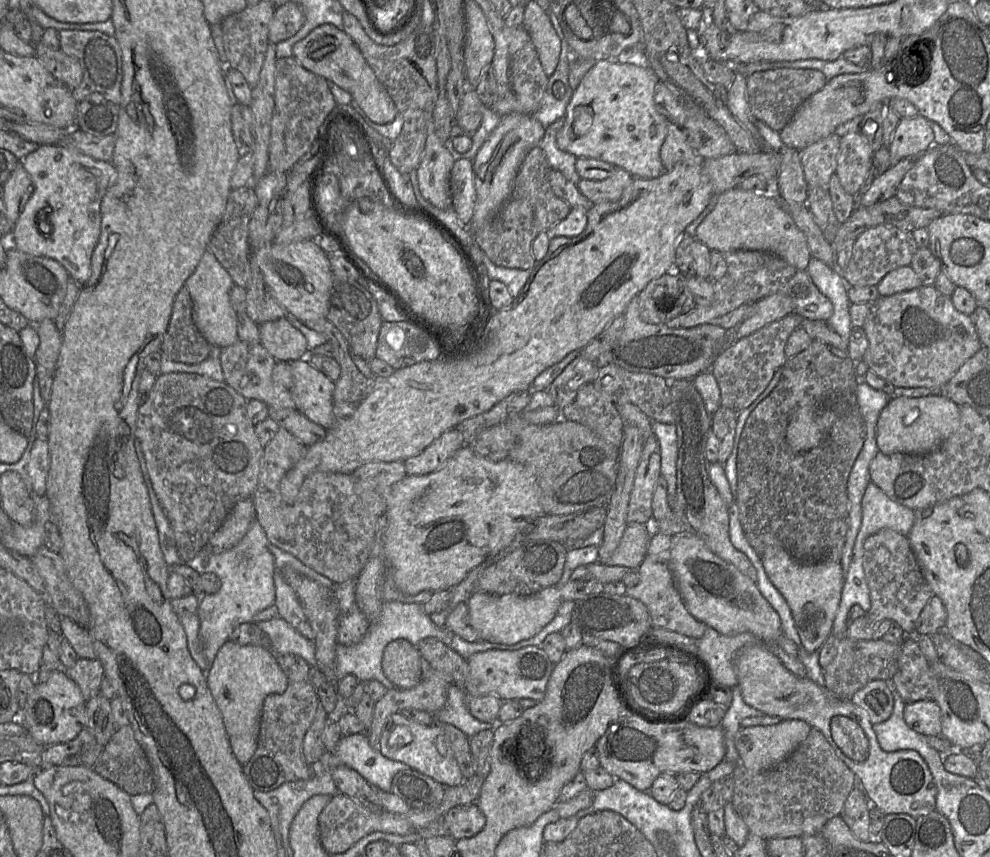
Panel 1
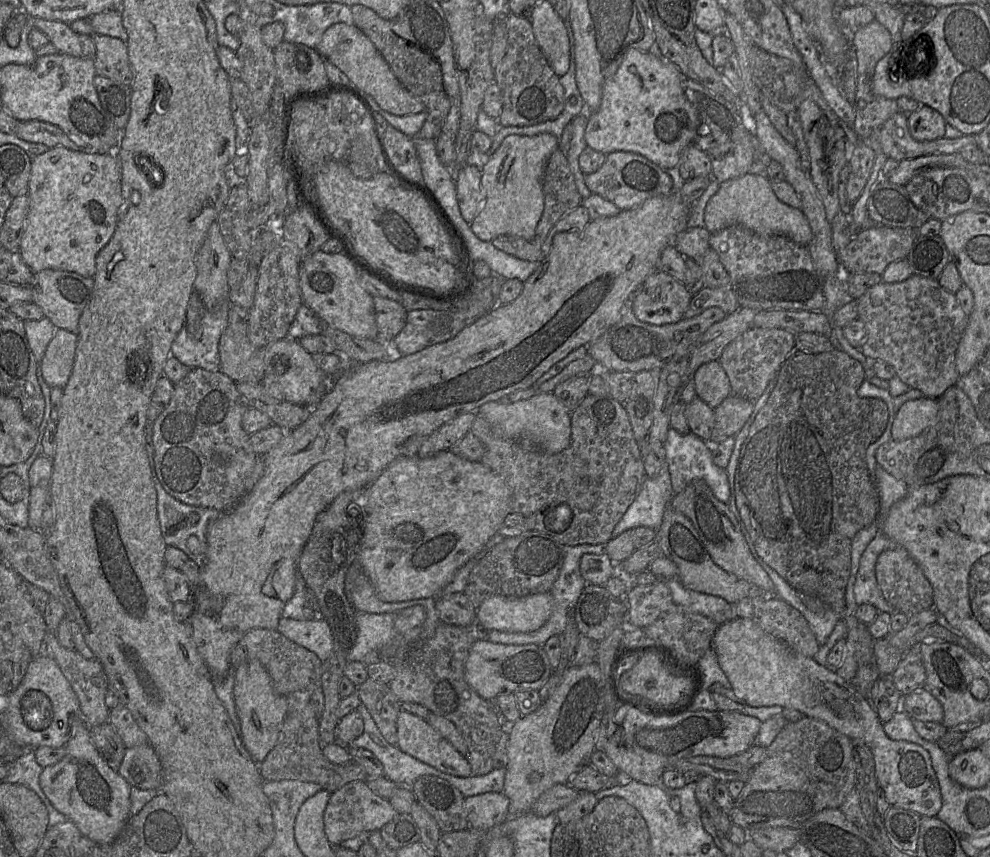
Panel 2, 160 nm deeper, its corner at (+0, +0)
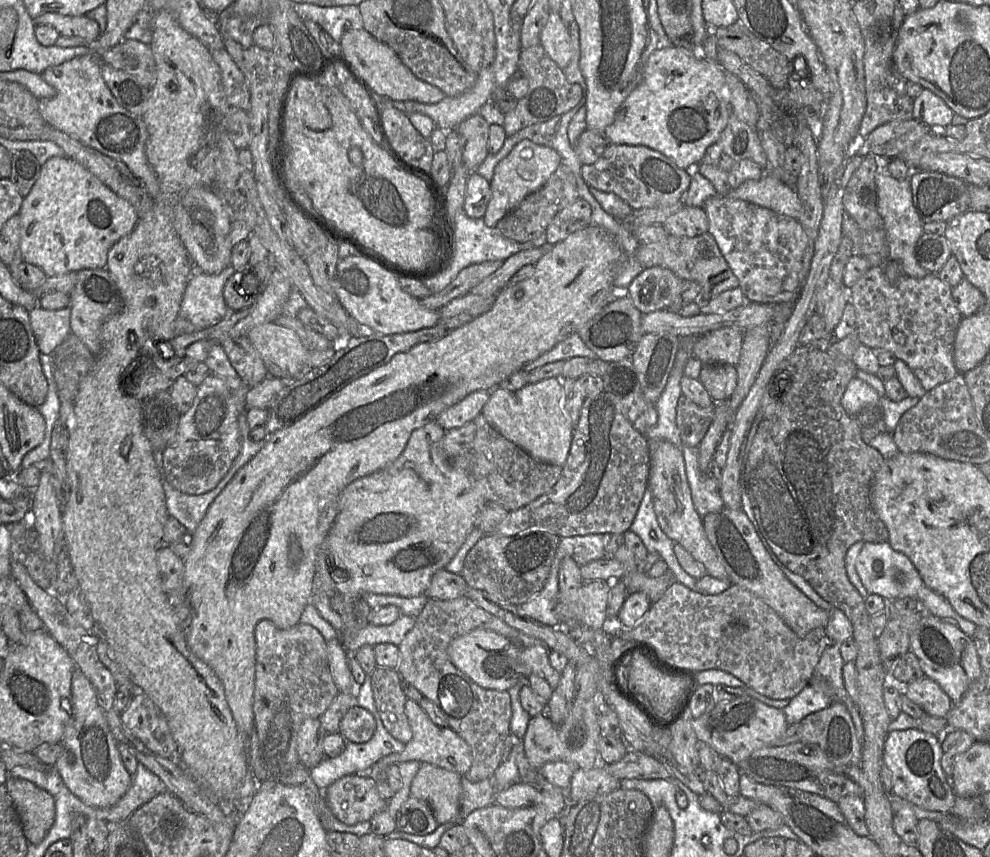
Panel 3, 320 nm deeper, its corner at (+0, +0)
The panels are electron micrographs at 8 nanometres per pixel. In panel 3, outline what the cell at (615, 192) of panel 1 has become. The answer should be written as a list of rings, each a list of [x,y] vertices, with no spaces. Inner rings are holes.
[[[611,143],[595,163],[582,165],[581,175],[589,187],[614,193],[633,210],[684,201],[691,180],[688,169],[678,167],[659,151],[644,145]]]

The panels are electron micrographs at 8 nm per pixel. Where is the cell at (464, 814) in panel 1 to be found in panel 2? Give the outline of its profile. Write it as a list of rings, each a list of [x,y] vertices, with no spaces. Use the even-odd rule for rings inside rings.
[[[487,792],[466,797],[464,809],[469,828],[487,831],[507,819],[509,799],[502,792]]]

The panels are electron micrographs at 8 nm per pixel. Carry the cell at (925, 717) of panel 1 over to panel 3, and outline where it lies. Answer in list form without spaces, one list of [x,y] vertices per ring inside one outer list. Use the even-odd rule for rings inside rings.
[[[927,676],[906,685],[905,694],[926,714],[937,718],[945,718],[953,705],[939,684]]]

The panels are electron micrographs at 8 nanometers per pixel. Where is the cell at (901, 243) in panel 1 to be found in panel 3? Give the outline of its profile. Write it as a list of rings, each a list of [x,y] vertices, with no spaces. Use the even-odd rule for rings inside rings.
[[[731,114],[719,139],[706,149],[701,162],[728,172],[743,159],[755,161],[763,170],[767,165],[756,130]]]

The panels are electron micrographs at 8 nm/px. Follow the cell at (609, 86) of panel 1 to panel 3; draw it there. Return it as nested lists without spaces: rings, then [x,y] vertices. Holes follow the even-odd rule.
[[[660,45],[660,47],[658,47],[647,60],[642,82],[622,102],[615,113],[613,122],[605,128],[602,134],[608,143],[644,145],[669,157],[682,169],[695,168],[699,163],[701,163],[706,149],[719,139],[723,129],[727,125],[730,115],[732,114],[729,102],[729,90],[726,85],[725,76],[726,71],[718,61],[710,60],[701,56],[697,50],[674,45]]]

